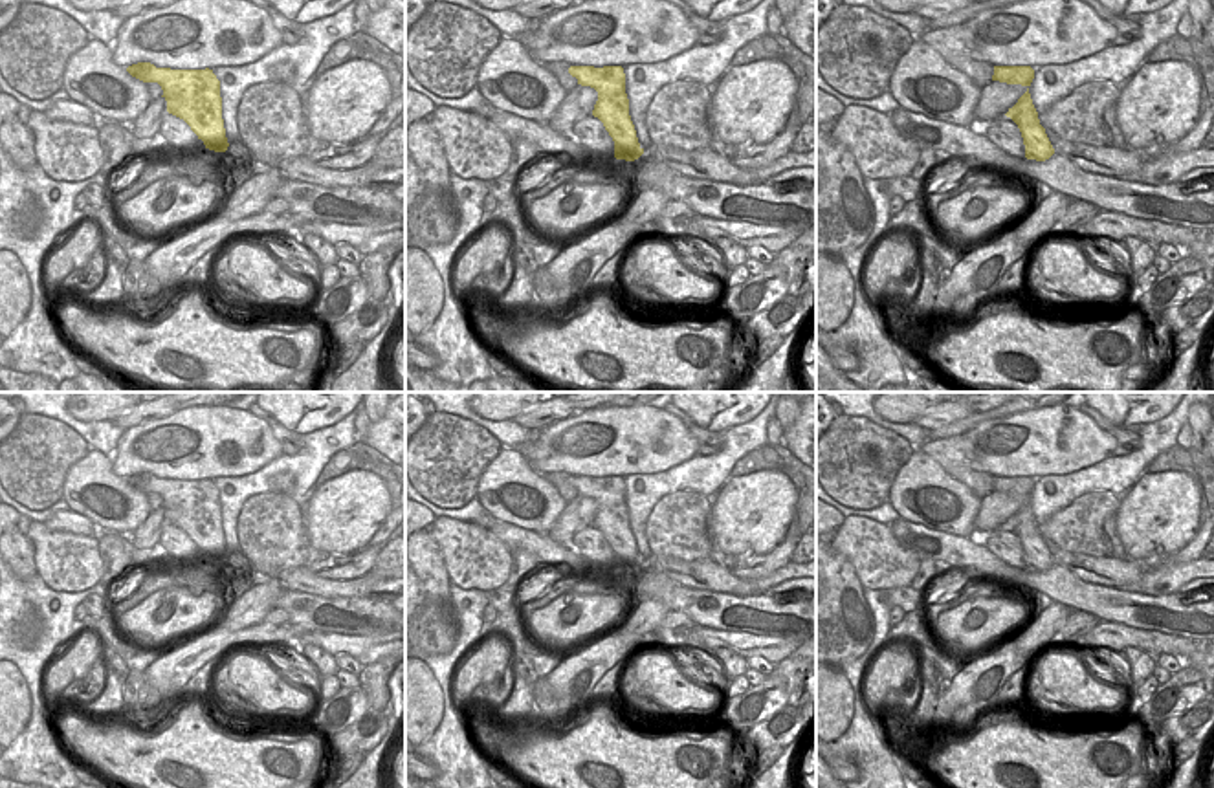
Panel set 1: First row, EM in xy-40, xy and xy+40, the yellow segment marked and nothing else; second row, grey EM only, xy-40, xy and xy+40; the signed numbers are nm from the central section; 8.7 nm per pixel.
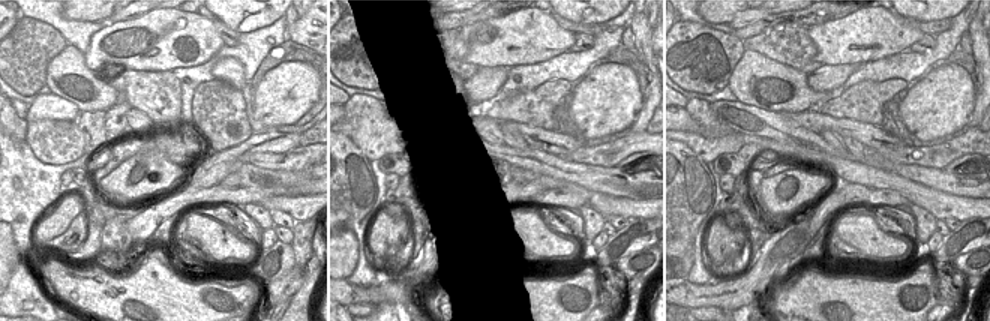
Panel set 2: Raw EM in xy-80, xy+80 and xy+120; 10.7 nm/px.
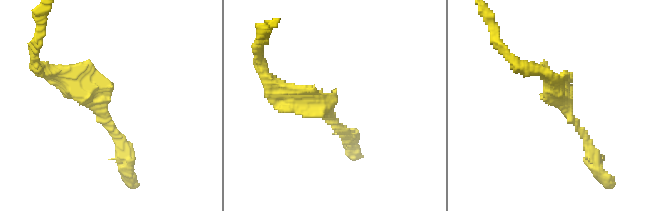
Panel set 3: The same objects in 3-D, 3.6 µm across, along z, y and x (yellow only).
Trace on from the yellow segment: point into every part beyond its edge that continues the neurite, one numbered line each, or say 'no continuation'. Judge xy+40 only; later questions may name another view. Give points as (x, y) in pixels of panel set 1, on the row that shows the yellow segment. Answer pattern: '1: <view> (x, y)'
no continuation

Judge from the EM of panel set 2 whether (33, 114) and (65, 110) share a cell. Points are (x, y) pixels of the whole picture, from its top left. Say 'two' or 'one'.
one

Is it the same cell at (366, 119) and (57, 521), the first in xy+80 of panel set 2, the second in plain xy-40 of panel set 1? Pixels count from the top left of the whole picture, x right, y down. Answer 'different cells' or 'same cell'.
different cells

